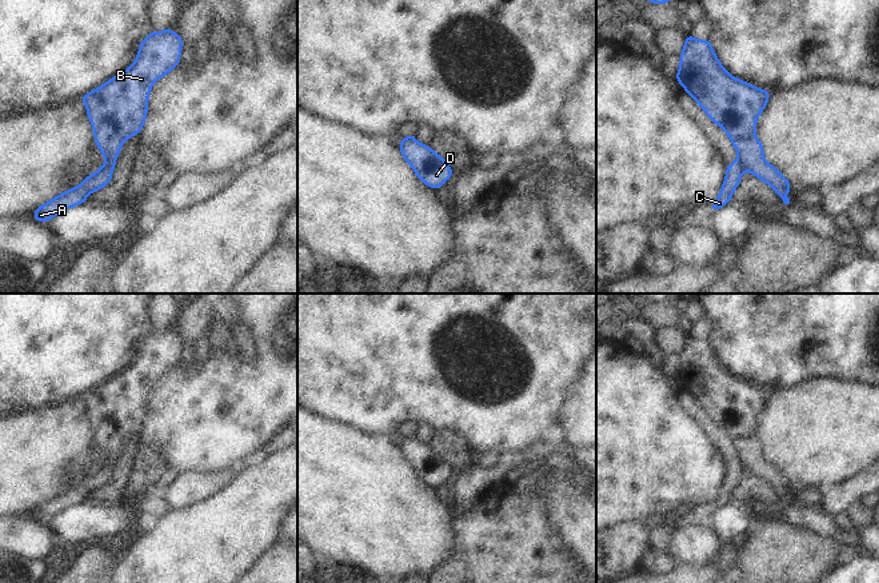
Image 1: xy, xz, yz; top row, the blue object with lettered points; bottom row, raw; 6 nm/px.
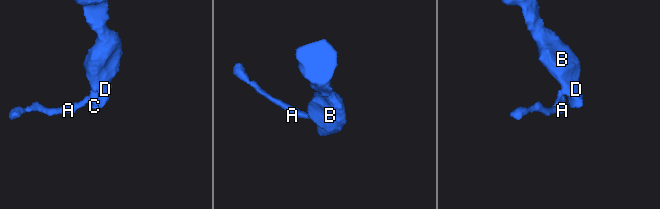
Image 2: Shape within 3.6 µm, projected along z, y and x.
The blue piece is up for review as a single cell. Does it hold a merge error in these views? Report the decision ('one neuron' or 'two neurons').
two neurons

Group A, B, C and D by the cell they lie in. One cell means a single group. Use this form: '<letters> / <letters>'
A C / B D

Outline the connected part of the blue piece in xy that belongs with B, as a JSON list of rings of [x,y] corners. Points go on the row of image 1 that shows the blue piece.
[[[171,28],[149,32],[140,43],[136,61],[120,75],[81,97],[93,125],[95,143],[105,160],[116,160],[121,144],[132,135],[139,135],[147,117],[148,95],[153,83],[171,72],[180,63],[183,39]]]

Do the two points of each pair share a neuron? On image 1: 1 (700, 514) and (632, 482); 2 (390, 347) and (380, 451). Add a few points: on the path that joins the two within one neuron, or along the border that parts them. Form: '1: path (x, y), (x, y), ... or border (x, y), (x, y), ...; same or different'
1: border (720, 486), (720, 491), (712, 502), (696, 507); different
2: border (351, 426), (363, 431), (384, 432), (387, 435); different

